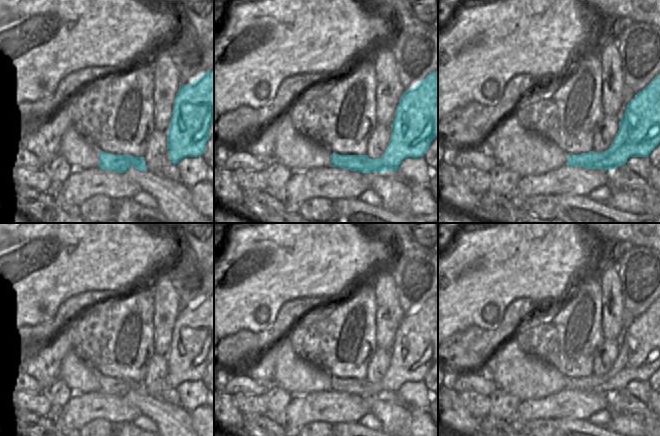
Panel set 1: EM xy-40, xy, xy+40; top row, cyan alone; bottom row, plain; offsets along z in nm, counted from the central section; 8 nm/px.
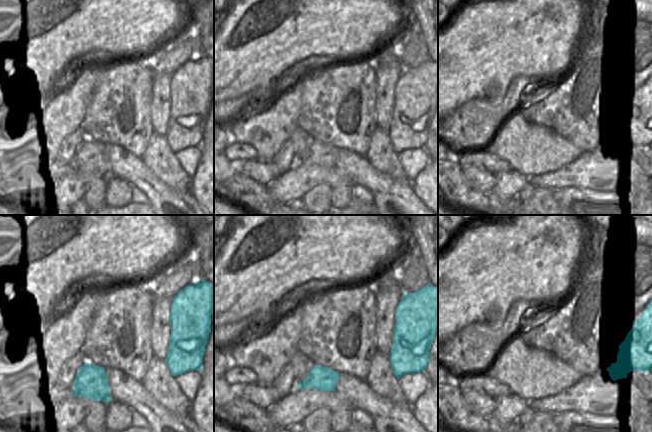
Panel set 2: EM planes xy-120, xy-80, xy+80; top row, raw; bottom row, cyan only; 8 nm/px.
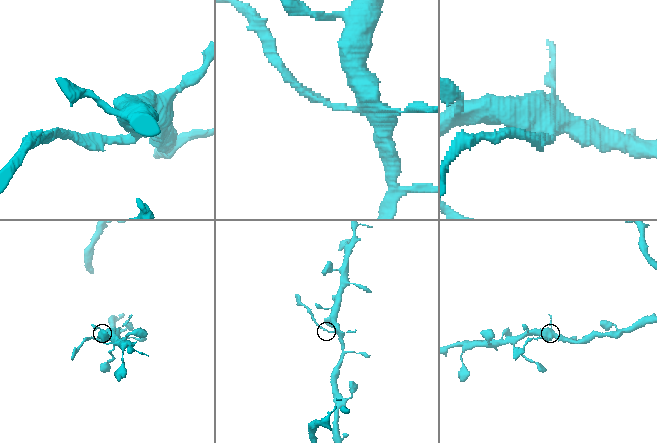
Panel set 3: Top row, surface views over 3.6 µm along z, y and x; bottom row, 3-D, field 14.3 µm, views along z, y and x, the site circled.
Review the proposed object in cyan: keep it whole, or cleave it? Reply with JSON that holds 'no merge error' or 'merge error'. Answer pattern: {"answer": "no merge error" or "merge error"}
{"answer": "merge error"}

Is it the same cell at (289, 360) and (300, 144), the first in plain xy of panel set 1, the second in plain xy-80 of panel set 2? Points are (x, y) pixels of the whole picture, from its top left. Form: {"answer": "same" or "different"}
{"answer": "same"}

